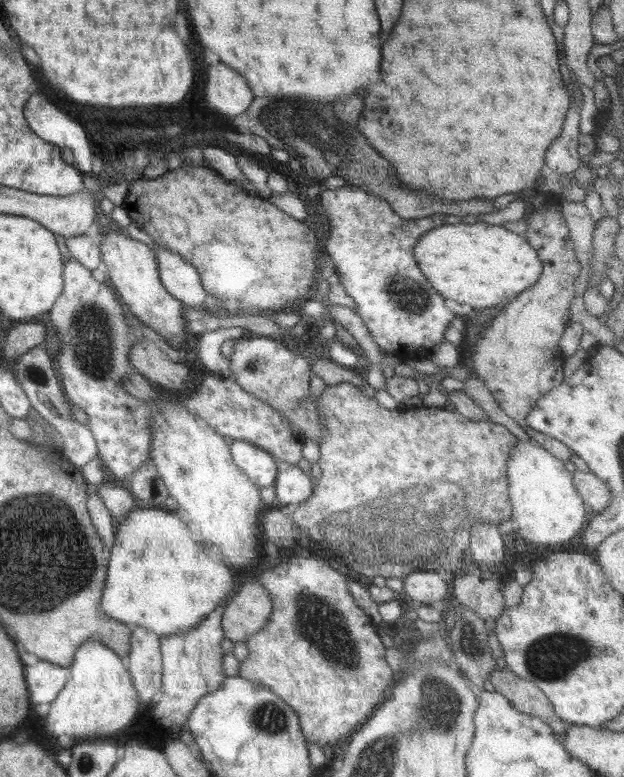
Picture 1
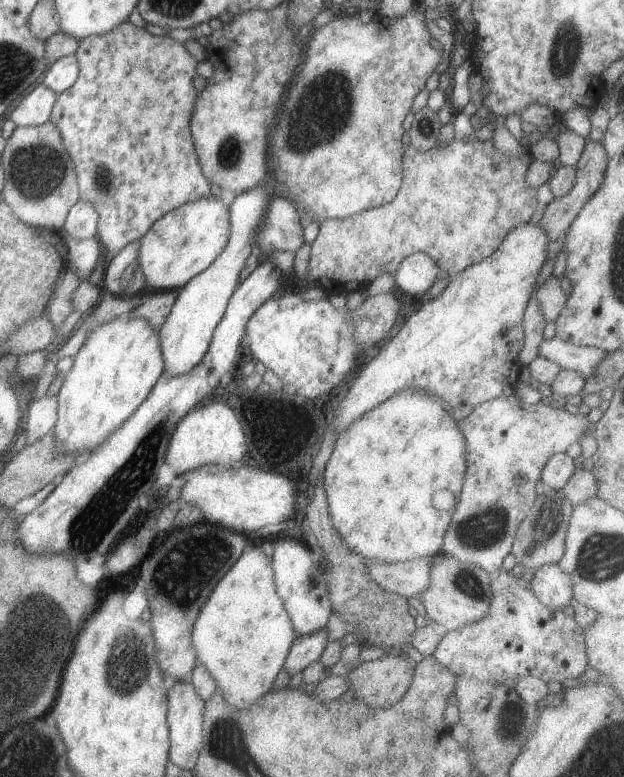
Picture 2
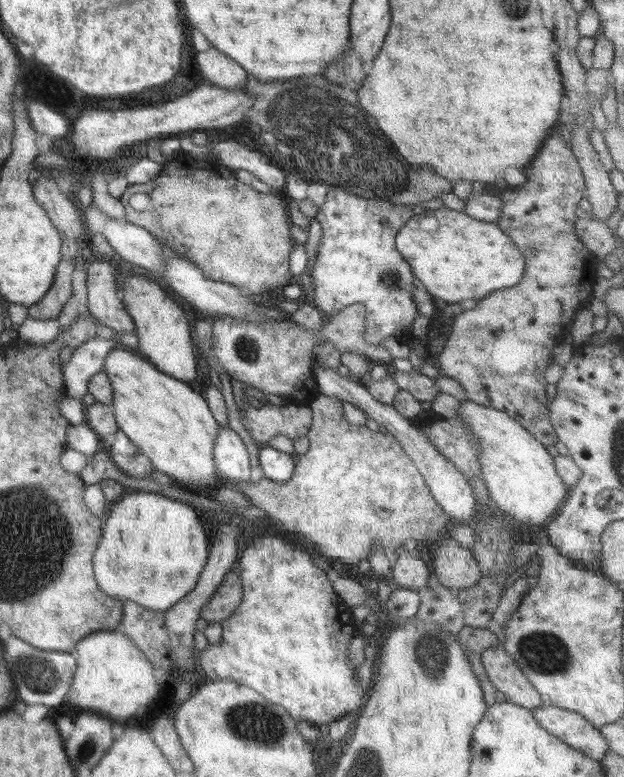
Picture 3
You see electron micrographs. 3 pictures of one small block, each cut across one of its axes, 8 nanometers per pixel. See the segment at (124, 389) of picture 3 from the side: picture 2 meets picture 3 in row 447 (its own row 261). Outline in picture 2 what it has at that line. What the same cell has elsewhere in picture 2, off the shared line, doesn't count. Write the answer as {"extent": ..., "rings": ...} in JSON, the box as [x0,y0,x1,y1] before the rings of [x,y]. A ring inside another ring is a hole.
{"extent":[138,196,230,291],"rings":[[[220,196],[186,202],[159,218],[141,238],[138,266],[146,278],[147,291],[180,290],[189,280],[206,270],[226,248],[230,236],[230,208]]]}

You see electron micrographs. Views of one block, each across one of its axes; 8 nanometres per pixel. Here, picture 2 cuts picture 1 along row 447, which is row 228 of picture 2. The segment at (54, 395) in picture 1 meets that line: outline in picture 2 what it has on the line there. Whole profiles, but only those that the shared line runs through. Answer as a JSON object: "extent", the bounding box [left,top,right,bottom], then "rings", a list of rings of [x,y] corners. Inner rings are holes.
{"extent":[64,200,98,240],"rings":[[[79,200],[66,213],[64,226],[66,233],[76,240],[86,240],[97,236],[98,213],[92,204]]]}

